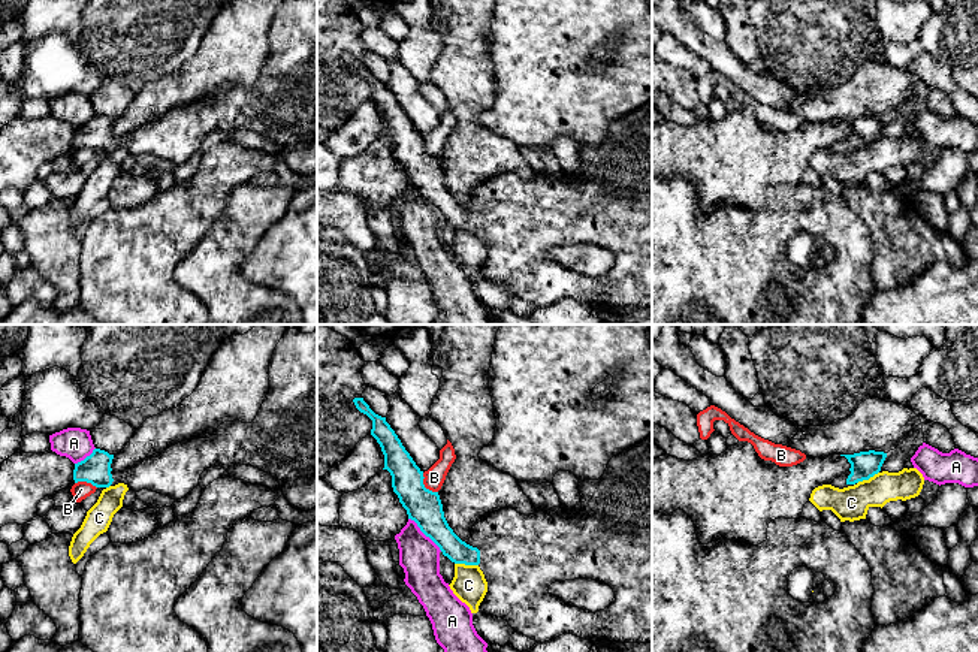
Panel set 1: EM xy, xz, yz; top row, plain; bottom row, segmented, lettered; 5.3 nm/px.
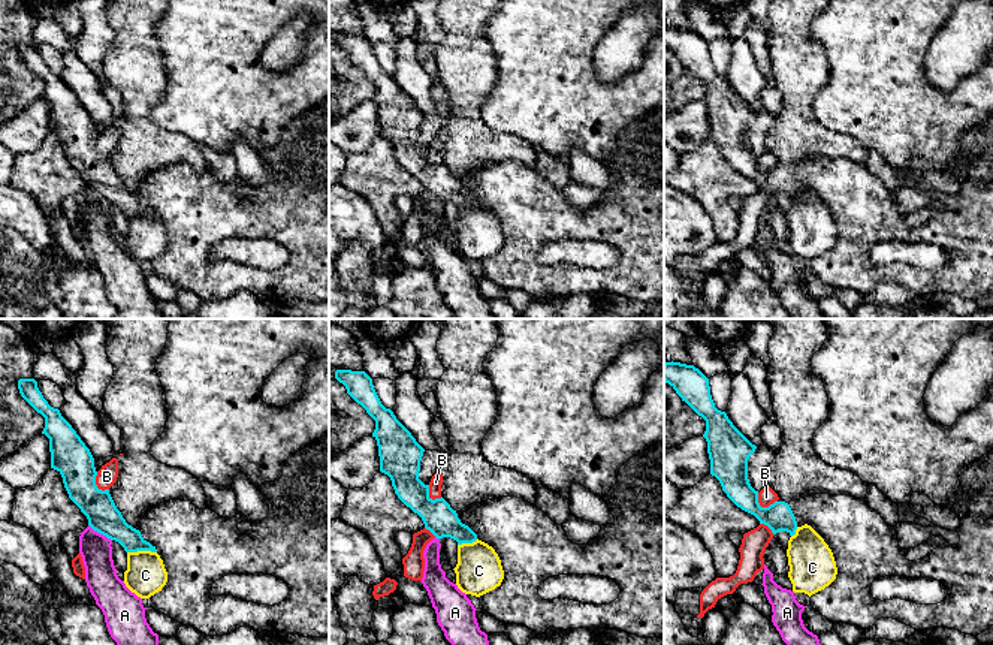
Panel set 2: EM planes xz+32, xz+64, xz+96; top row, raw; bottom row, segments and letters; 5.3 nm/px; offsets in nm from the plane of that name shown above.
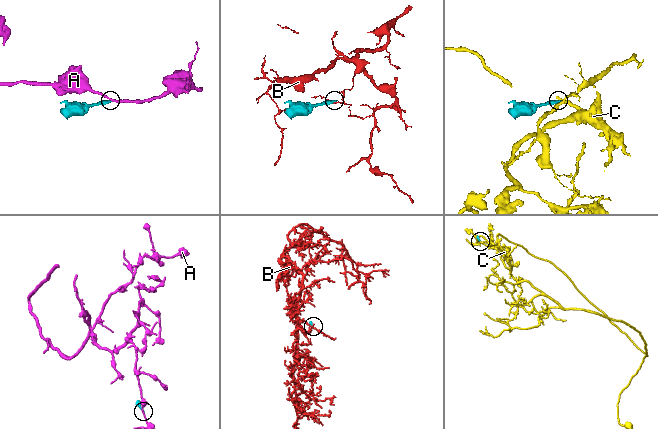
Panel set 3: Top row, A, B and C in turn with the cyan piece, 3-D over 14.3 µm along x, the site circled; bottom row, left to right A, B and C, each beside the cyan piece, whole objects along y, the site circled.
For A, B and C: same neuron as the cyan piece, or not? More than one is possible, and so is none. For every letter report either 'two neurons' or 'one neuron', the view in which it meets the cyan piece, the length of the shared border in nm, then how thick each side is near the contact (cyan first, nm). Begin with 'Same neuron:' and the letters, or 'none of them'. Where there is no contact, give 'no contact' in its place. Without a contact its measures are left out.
Same neuron: none of them
A: two neurons | xz | 260 nm | 190/220 nm
B: two neurons | xz | 140 nm | 190/110 nm
C: two neurons | xz | 130 nm | 130/180 nm

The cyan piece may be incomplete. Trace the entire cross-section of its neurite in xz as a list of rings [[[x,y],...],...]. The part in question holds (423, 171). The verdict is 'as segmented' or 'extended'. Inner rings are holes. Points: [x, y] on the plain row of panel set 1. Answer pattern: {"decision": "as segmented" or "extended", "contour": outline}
{"decision": "extended", "contour": [[[354,63],[353,67],[360,78],[372,85],[371,100],[377,105],[384,120],[383,135],[390,138],[393,157],[407,175],[408,184],[414,185],[420,196],[452,227],[479,230],[483,236],[488,257],[479,271],[479,277],[502,283],[514,298],[523,299],[537,308],[553,305],[562,299],[573,299],[594,308],[600,305],[652,308],[652,100],[613,121],[598,145],[579,148],[582,176],[574,182],[570,182],[562,173],[552,181],[544,176],[525,181],[513,173],[501,173],[479,184],[471,193],[470,206],[465,208],[449,191],[438,157],[425,153],[423,136],[405,115],[386,82],[375,79],[363,63]],[[574,244],[592,244],[609,250],[615,257],[612,269],[592,278],[571,272],[547,256],[555,247]]]}

